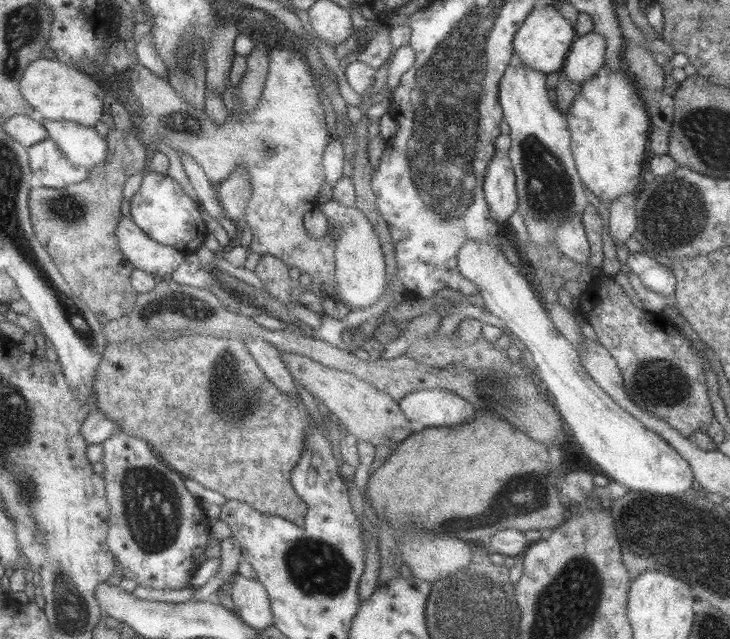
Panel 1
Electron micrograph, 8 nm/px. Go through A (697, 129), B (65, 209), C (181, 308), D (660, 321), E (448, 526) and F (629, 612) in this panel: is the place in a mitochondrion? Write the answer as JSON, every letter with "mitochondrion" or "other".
{"A":"mitochondrion","B":"mitochondrion","C":"mitochondrion","D":"other","E":"other","F":"other"}

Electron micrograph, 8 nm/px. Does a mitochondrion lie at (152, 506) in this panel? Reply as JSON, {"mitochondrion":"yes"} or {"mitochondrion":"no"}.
{"mitochondrion":"yes"}

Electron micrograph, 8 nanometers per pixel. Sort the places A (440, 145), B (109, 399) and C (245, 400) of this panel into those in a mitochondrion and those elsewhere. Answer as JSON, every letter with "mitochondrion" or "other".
{"A":"mitochondrion","B":"other","C":"mitochondrion"}

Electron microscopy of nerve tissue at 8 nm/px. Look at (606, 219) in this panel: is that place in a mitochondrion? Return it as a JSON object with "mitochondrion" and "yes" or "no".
{"mitochondrion":"no"}

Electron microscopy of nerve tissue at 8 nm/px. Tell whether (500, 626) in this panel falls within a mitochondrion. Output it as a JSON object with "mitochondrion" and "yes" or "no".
{"mitochondrion":"yes"}

